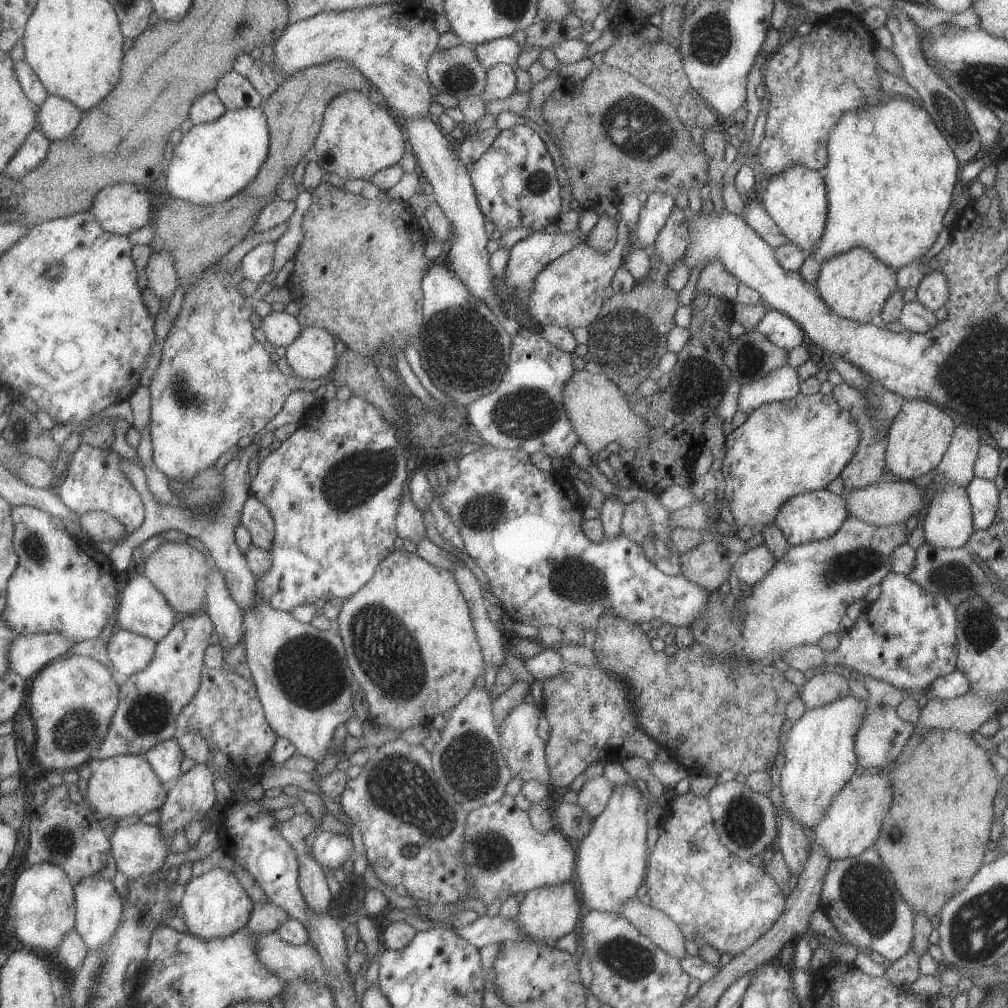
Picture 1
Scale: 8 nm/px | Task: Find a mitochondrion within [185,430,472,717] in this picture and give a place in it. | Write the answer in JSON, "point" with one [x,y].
{"point":[396,669]}

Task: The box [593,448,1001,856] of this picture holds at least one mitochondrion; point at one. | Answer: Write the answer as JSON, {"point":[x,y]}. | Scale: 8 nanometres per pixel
{"point":[958,578]}

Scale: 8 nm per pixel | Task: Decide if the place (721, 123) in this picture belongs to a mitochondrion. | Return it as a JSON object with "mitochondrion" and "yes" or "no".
{"mitochondrion":"no"}

